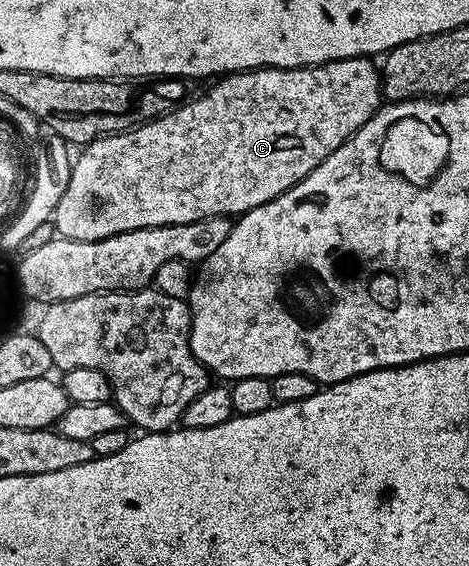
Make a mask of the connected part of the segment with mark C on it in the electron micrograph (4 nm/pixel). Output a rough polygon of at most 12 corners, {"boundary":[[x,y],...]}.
{"boundary":[[372,57],[218,77],[89,142],[71,240],[240,216],[383,105]]}

